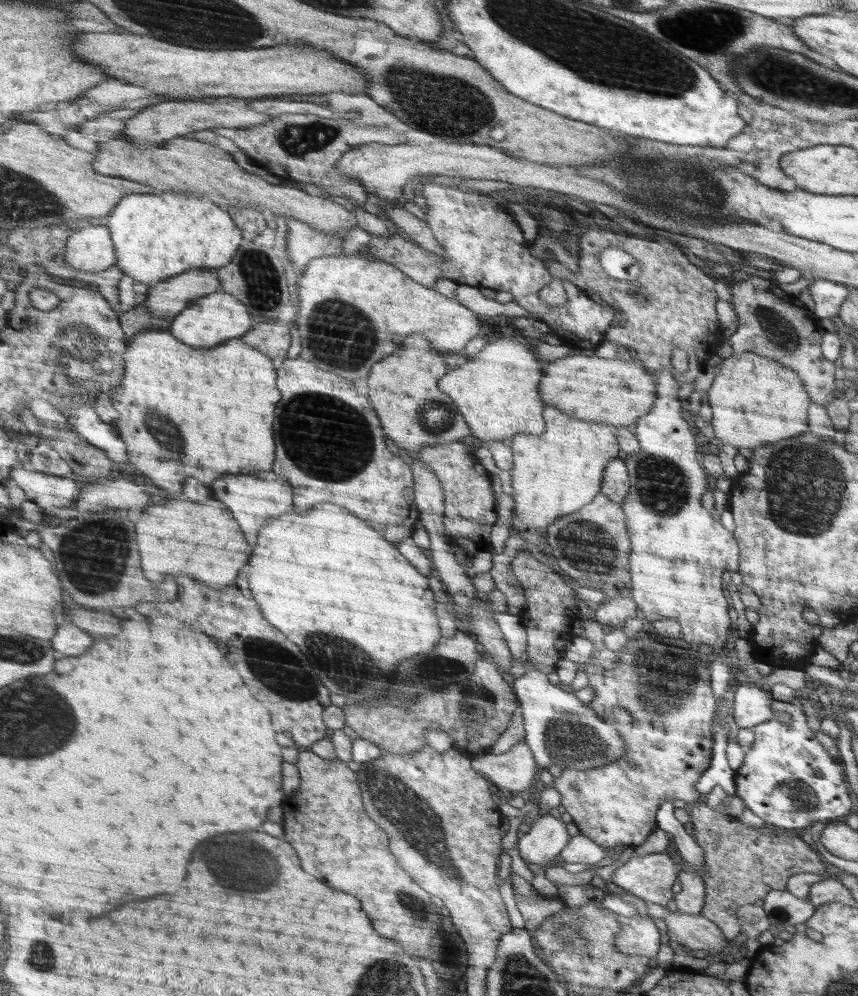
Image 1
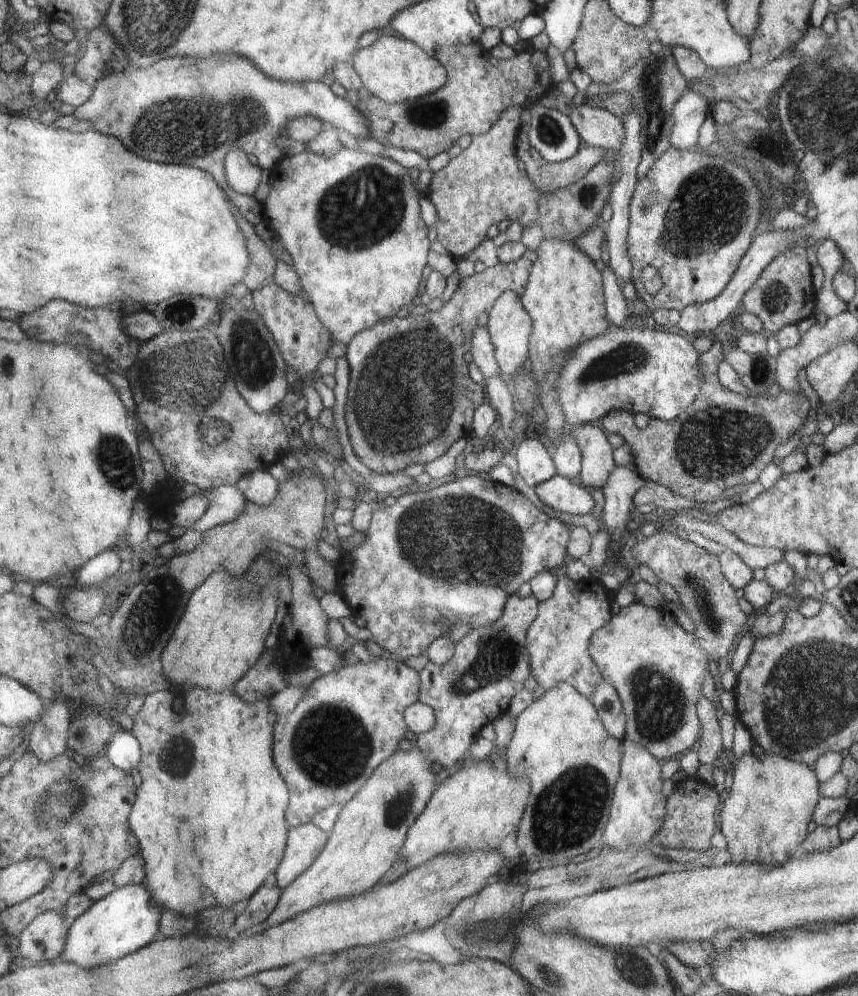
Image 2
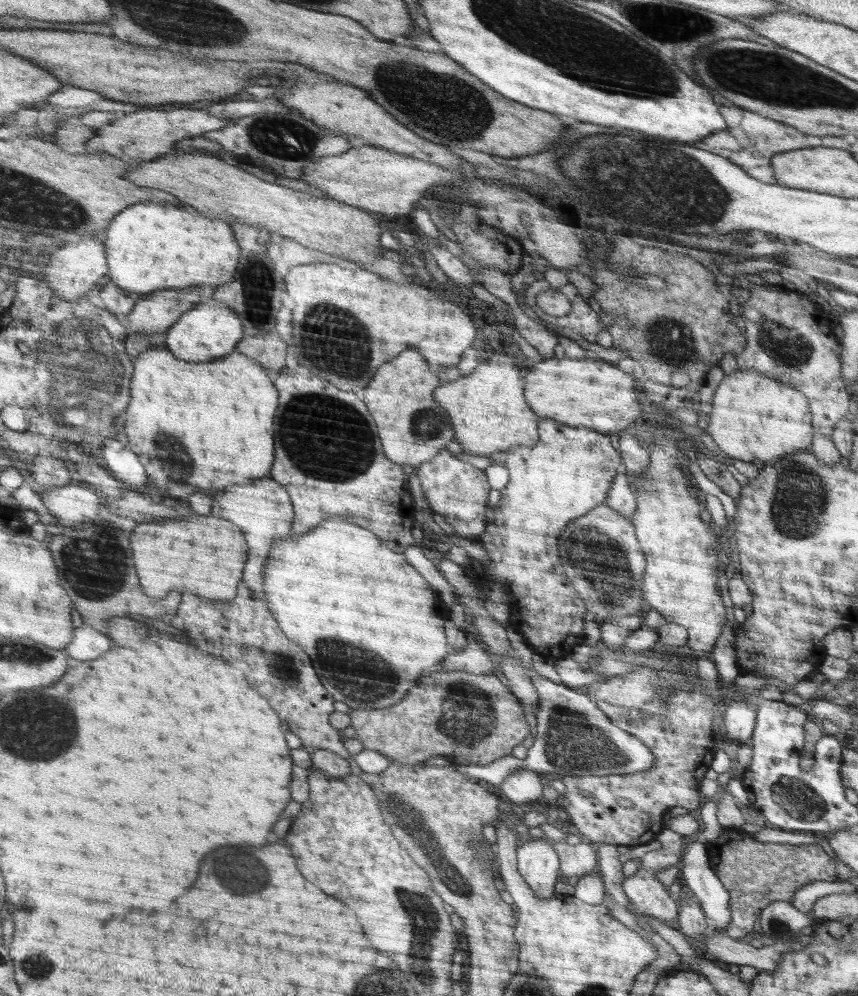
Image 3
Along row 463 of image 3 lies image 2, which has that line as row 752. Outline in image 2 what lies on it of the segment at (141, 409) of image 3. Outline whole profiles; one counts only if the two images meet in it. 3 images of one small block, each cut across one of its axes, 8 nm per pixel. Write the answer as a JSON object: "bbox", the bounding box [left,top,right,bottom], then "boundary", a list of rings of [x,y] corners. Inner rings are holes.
{"bbox":[132,688,288,914],"boundary":[[[194,688],[186,692],[186,708],[178,712],[172,707],[174,694],[170,691],[158,691],[149,694],[142,710],[134,719],[132,734],[138,738],[143,751],[139,771],[143,779],[142,788],[138,790],[137,800],[135,801],[134,812],[132,812],[132,828],[136,830],[136,836],[140,838],[148,862],[148,888],[152,894],[156,894],[156,900],[164,904],[163,908],[184,912],[184,914],[196,914],[206,908],[212,908],[214,904],[238,904],[240,900],[250,898],[258,886],[264,882],[264,878],[276,870],[284,844],[286,844],[286,824],[284,824],[284,812],[288,808],[288,786],[282,780],[280,772],[276,770],[274,756],[272,756],[272,744],[274,744],[274,722],[277,722],[277,712],[268,702],[256,702],[248,704],[244,702],[238,694],[234,692],[216,692],[208,688]]]}

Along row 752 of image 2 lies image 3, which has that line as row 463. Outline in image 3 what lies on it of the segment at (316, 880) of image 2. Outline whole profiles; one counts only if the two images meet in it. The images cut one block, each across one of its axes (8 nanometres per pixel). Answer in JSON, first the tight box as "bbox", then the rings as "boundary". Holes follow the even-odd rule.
{"bbox":[362,348,456,469],"boundary":[[[408,348],[394,362],[384,364],[362,395],[383,439],[384,452],[396,464],[416,469],[446,449],[456,433],[451,414],[435,400],[436,386],[440,386],[438,378],[430,372],[426,362],[414,362],[412,356],[412,348]]]}

